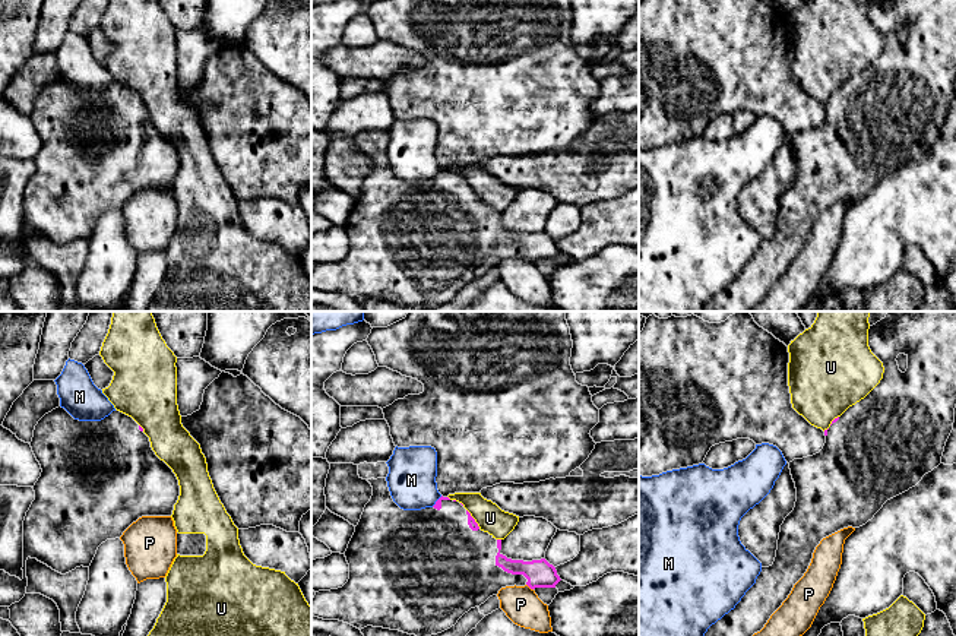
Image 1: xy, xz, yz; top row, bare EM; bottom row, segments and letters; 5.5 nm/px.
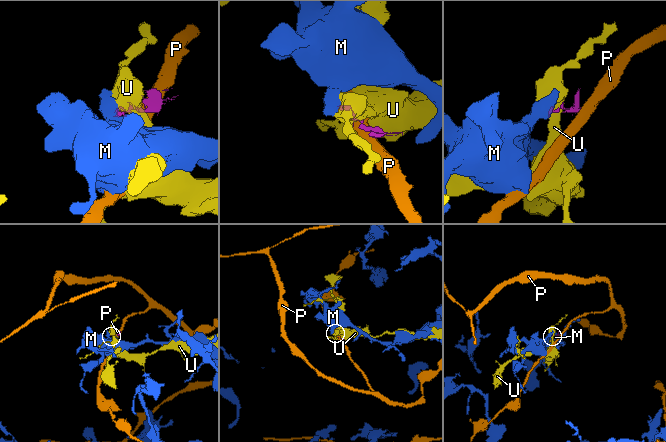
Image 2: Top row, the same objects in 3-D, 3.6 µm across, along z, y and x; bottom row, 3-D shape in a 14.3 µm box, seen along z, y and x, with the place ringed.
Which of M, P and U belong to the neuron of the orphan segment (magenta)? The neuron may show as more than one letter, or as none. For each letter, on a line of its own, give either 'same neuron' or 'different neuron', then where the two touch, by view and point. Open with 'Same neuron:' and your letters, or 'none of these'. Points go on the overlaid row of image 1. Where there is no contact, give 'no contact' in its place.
Same neuron: none of these
M: different neuron; meets magenta in xz at (436, 502)
P: different neuron; meets magenta in xz at (529, 587)
U: different neuron; meets magenta in xz at (474, 519)

